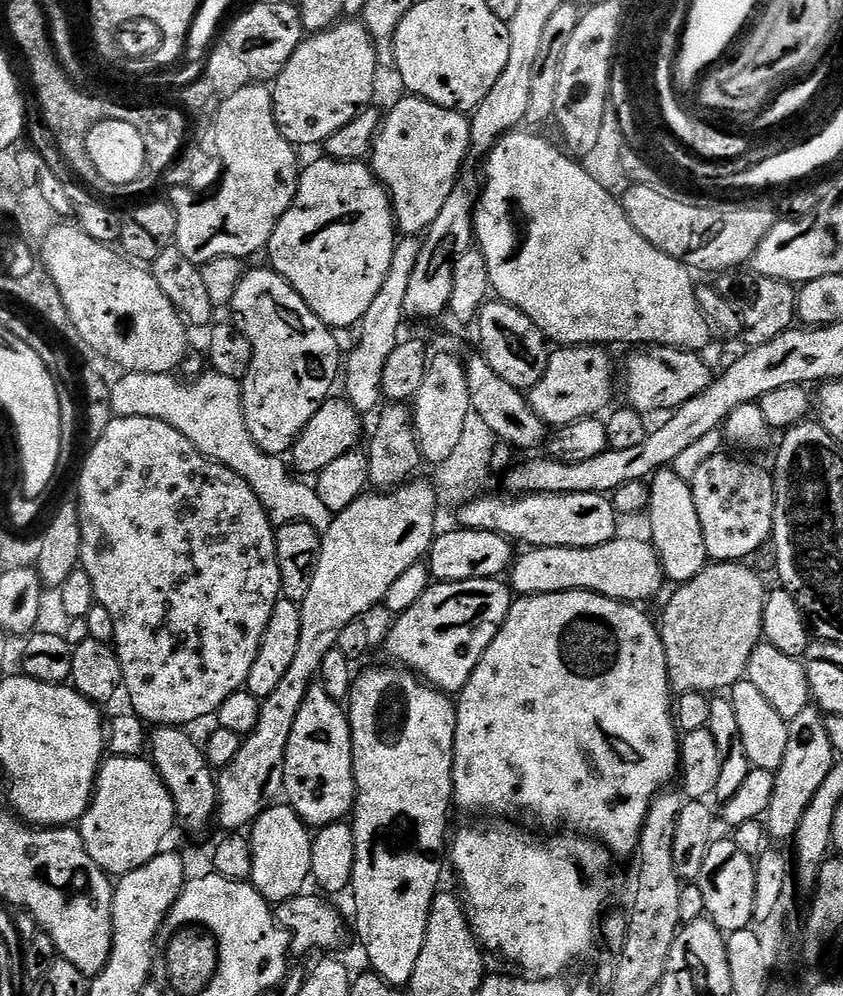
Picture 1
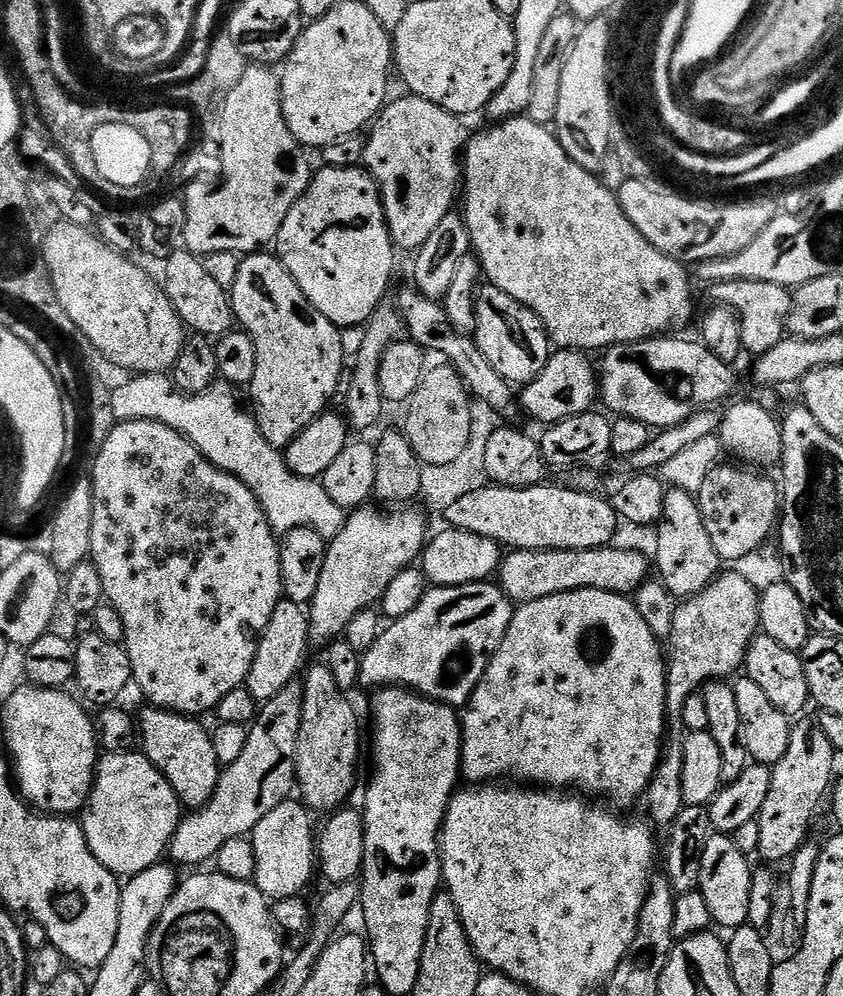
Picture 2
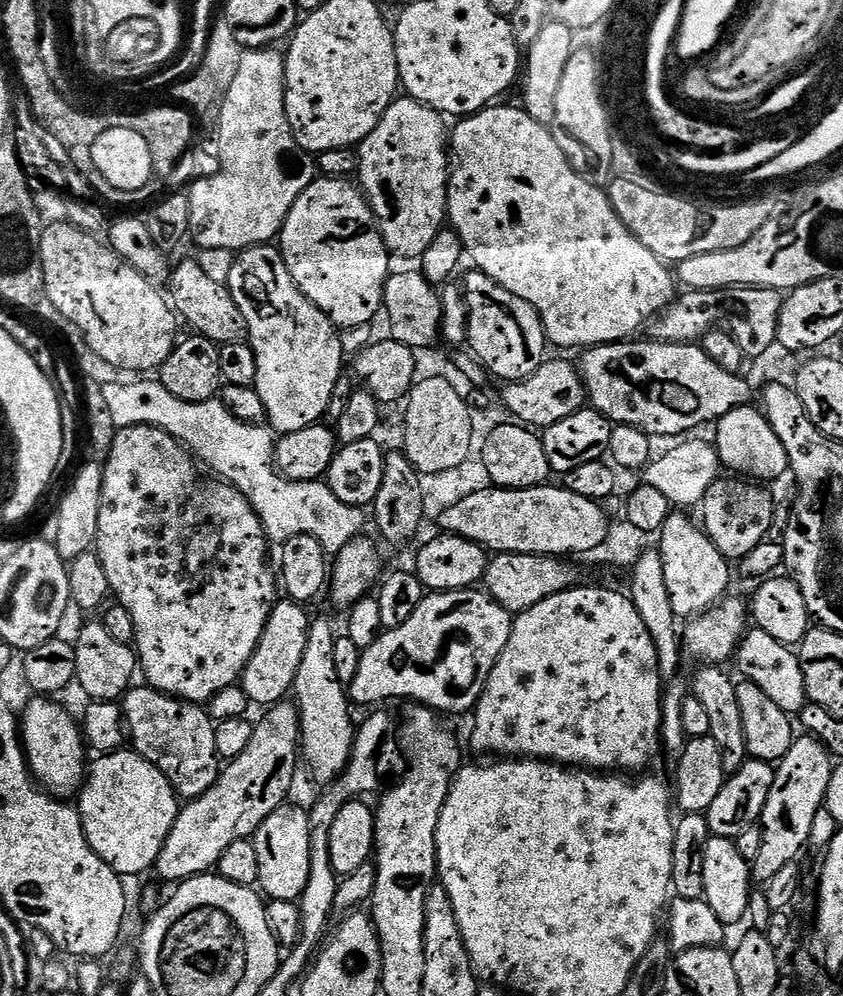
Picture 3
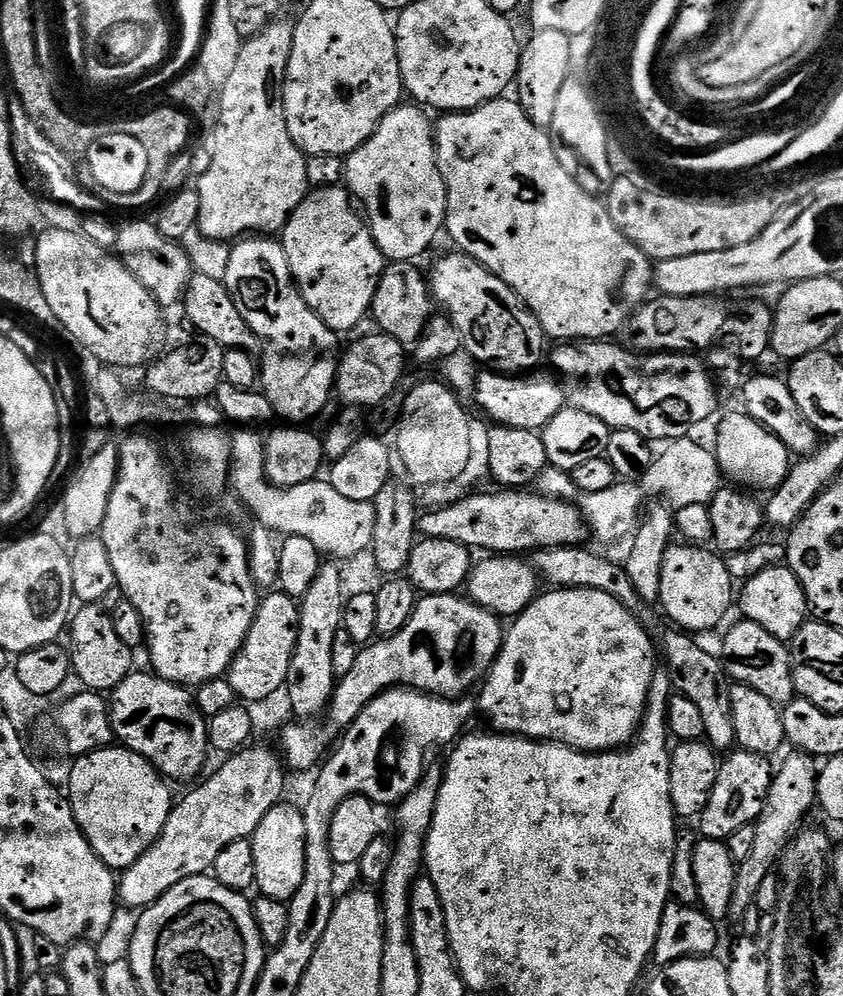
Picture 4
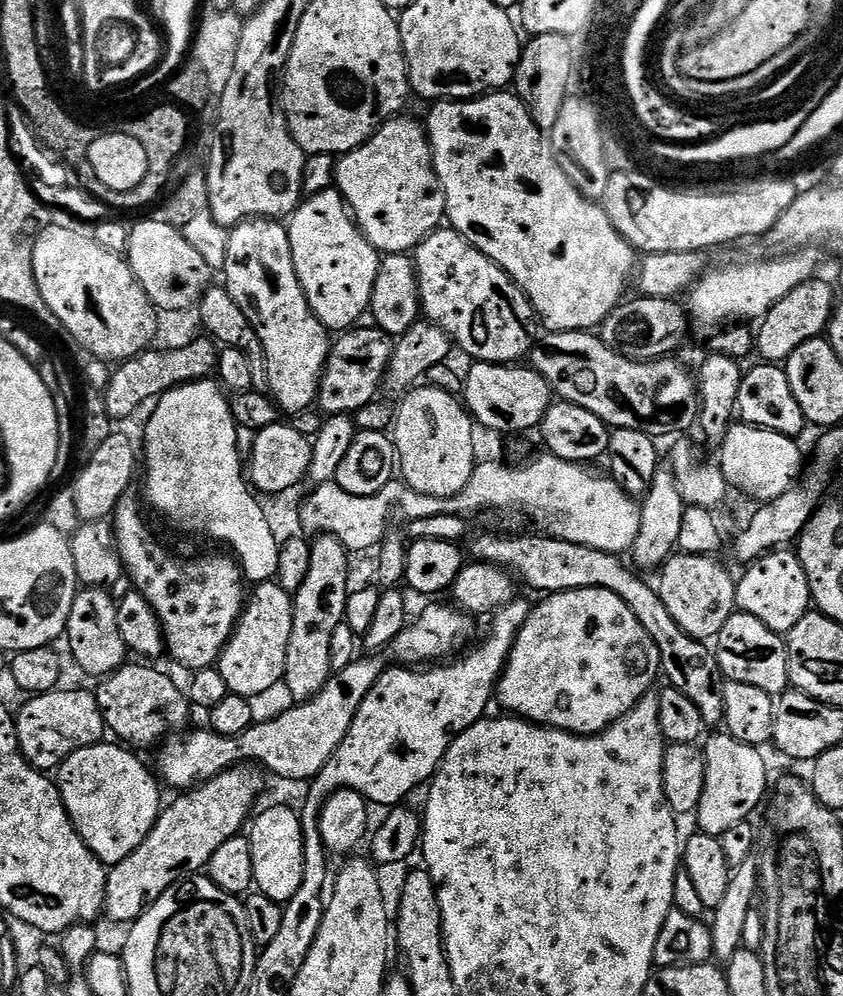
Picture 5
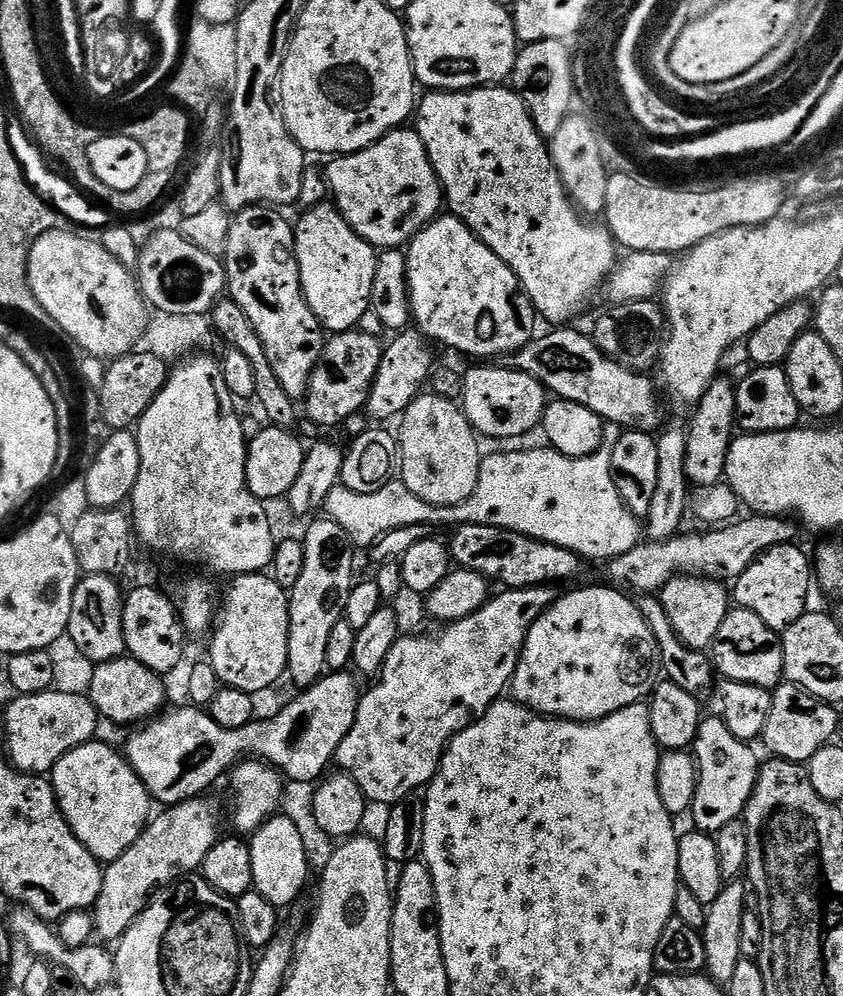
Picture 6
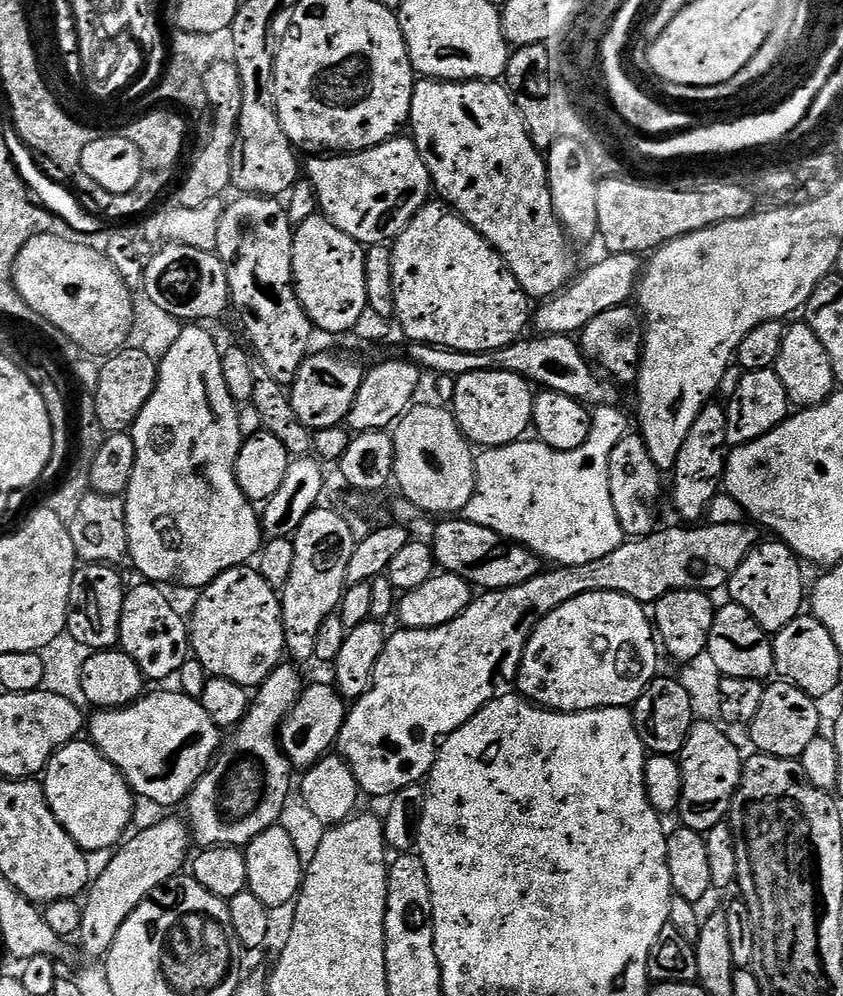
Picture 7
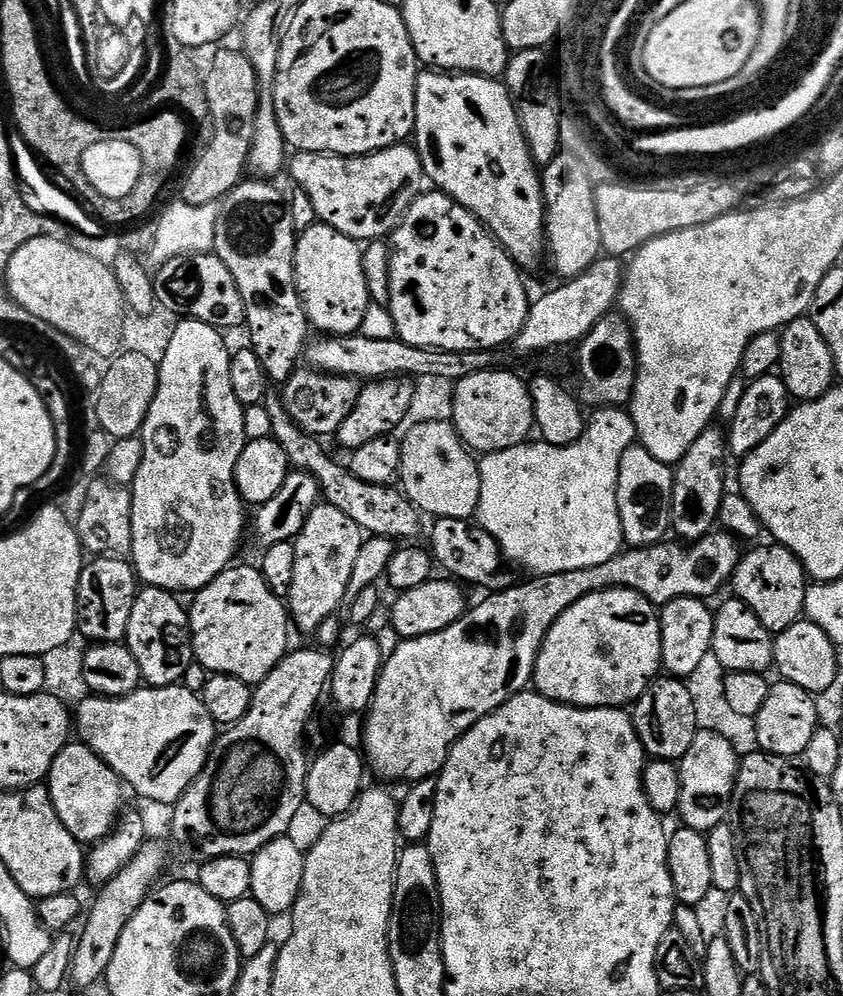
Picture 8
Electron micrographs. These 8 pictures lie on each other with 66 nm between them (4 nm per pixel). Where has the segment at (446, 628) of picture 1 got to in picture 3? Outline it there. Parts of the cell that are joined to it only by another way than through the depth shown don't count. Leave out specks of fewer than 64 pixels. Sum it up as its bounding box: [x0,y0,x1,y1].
[346,590,513,716]

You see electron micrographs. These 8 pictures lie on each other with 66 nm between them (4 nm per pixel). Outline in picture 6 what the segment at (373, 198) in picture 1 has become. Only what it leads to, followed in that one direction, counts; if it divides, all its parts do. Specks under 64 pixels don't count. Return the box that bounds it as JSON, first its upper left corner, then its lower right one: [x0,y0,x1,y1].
[294,203,377,333]

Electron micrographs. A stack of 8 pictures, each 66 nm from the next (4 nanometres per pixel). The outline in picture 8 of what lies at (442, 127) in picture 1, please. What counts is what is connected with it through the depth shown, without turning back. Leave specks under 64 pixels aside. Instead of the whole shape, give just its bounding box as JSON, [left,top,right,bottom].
[290,142,430,242]

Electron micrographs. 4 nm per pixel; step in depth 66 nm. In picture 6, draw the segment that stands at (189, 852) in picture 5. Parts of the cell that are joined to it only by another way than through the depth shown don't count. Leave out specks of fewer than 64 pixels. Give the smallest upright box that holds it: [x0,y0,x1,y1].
[94,798,221,941]

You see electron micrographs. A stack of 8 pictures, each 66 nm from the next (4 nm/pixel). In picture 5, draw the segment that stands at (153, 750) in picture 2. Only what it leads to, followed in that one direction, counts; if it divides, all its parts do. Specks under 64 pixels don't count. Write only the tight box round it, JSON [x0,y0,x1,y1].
[95,663,190,749]

